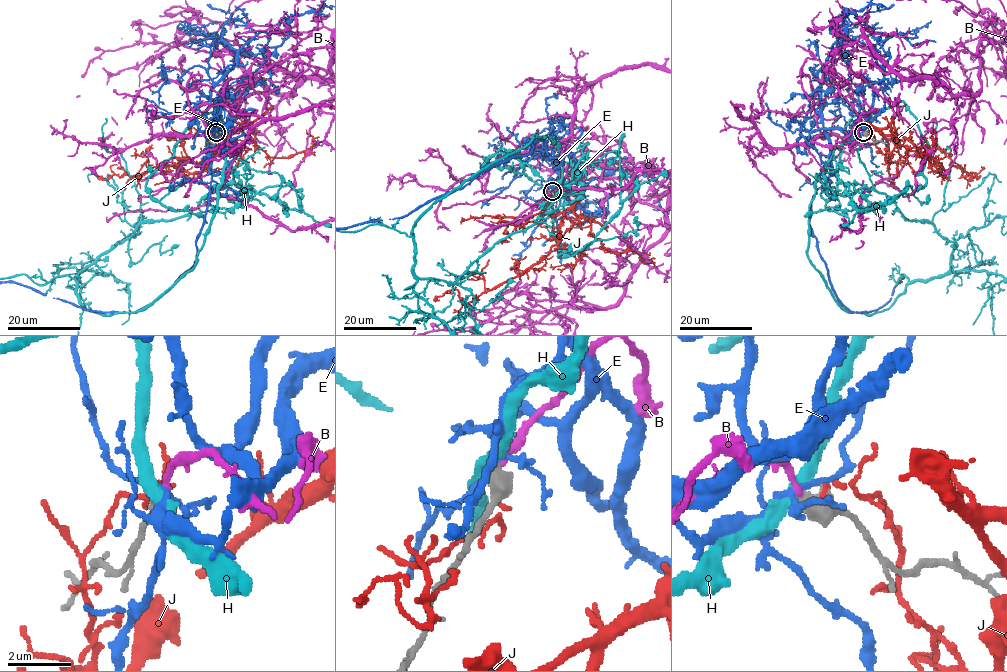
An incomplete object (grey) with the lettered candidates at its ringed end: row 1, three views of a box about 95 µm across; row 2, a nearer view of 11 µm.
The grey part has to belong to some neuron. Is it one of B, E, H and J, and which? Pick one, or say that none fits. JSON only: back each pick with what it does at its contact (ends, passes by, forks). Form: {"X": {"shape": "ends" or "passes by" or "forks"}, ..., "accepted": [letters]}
{"B": {"shape": "ends"}, "accepted": ["B"]}

